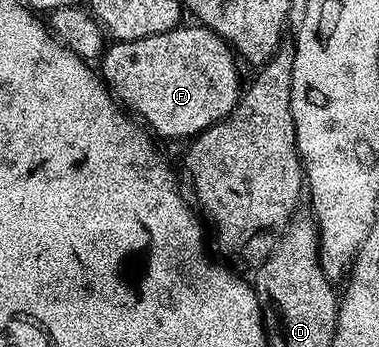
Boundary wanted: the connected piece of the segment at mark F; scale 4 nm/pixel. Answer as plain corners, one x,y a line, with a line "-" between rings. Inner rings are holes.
183,23
177,29
169,29
163,33
148,35
144,39
136,39
135,41
114,41
100,58
100,66
102,65
102,69
100,68
100,77
101,80
105,81
106,88
113,92
123,109
133,114
158,139
161,139
161,137
186,137
185,139
193,139
199,133
203,133
208,126
214,125
217,121
222,120
223,117
228,116
234,110
235,105
238,104
240,96
240,88
238,89
239,58
236,56
234,50
231,49
230,44
219,33
213,33
212,30
206,28
201,23
193,24

